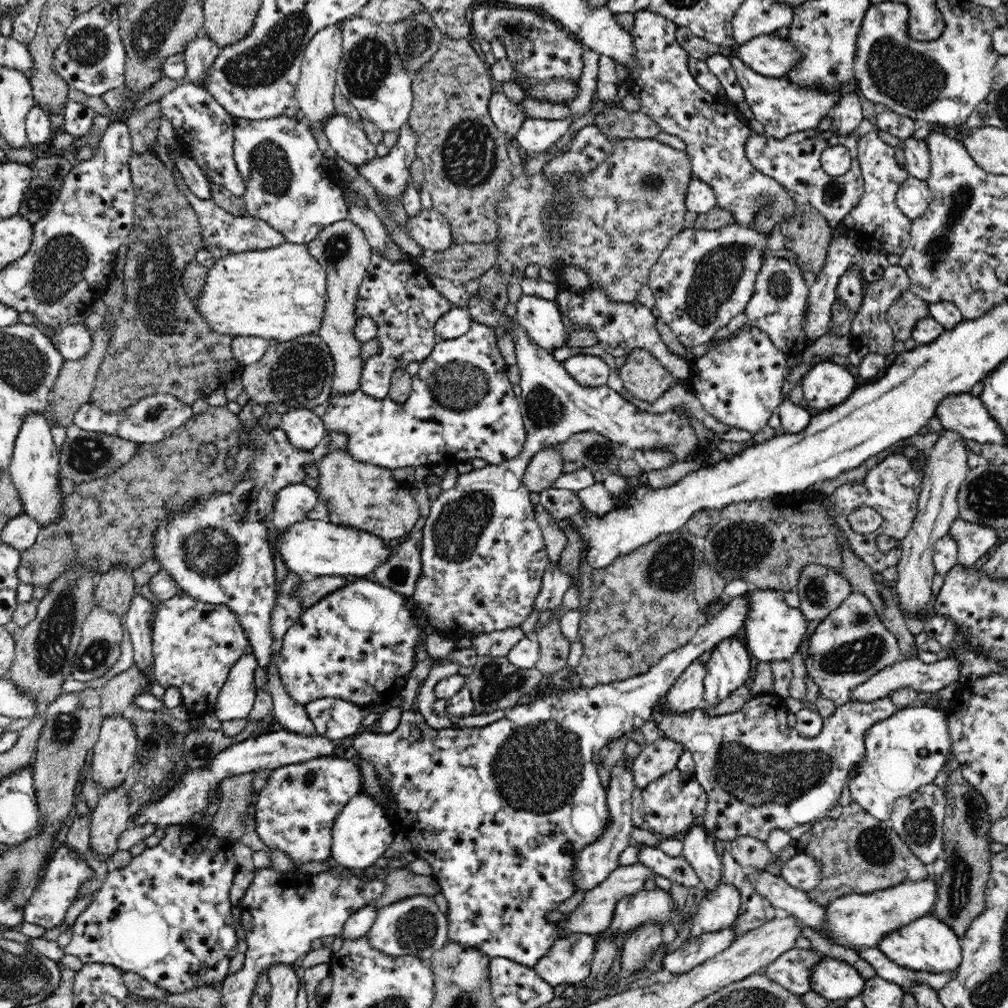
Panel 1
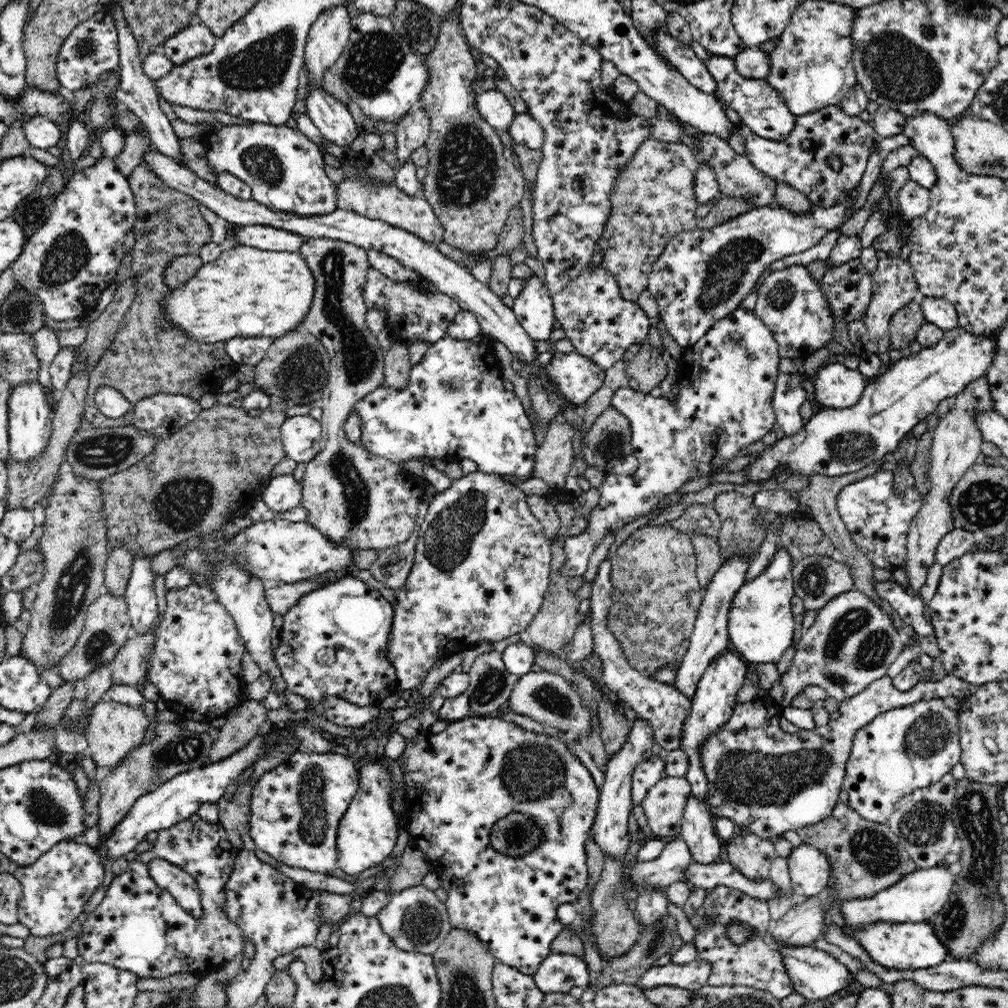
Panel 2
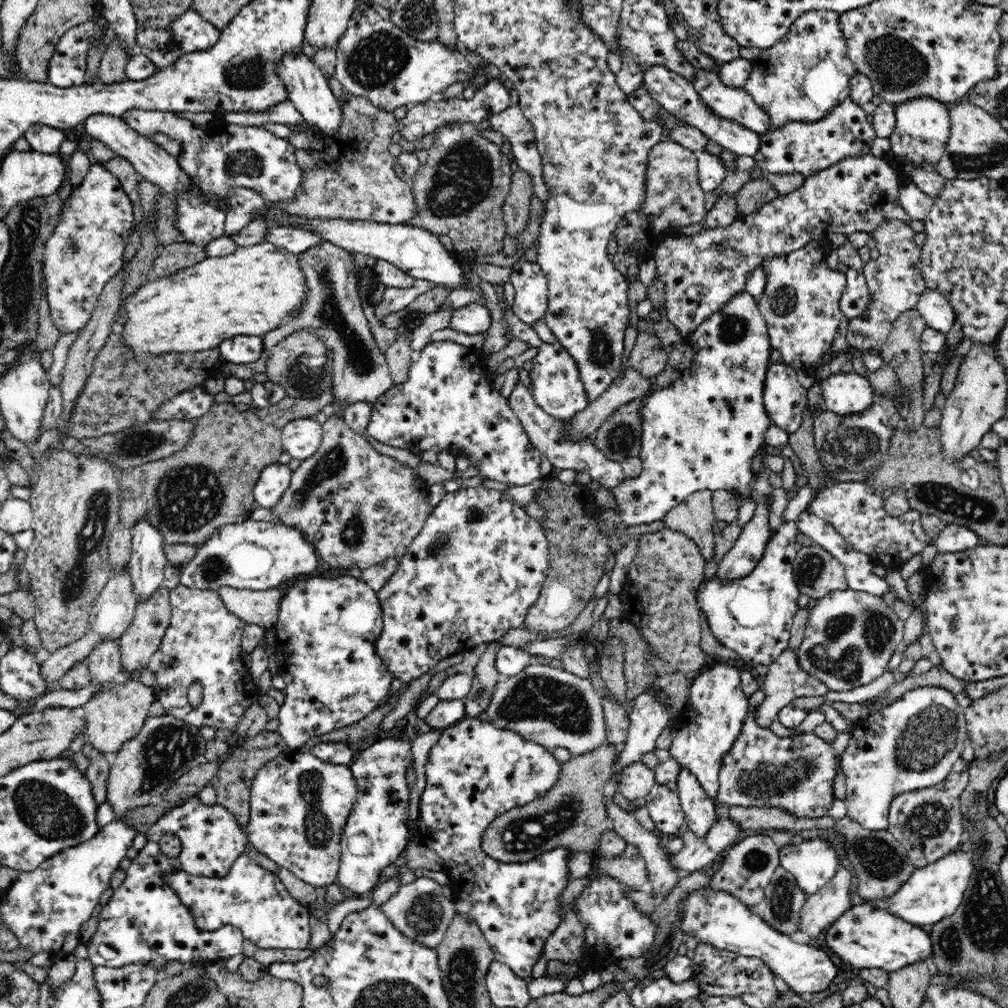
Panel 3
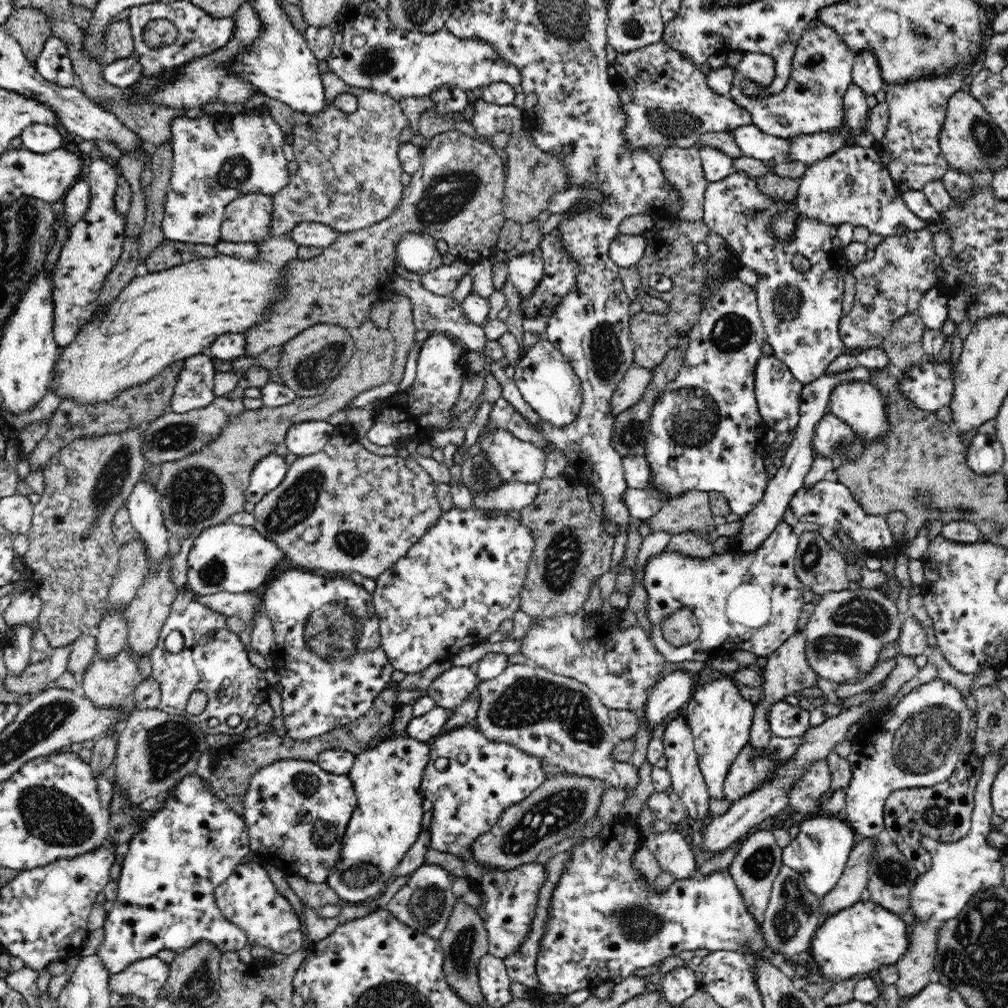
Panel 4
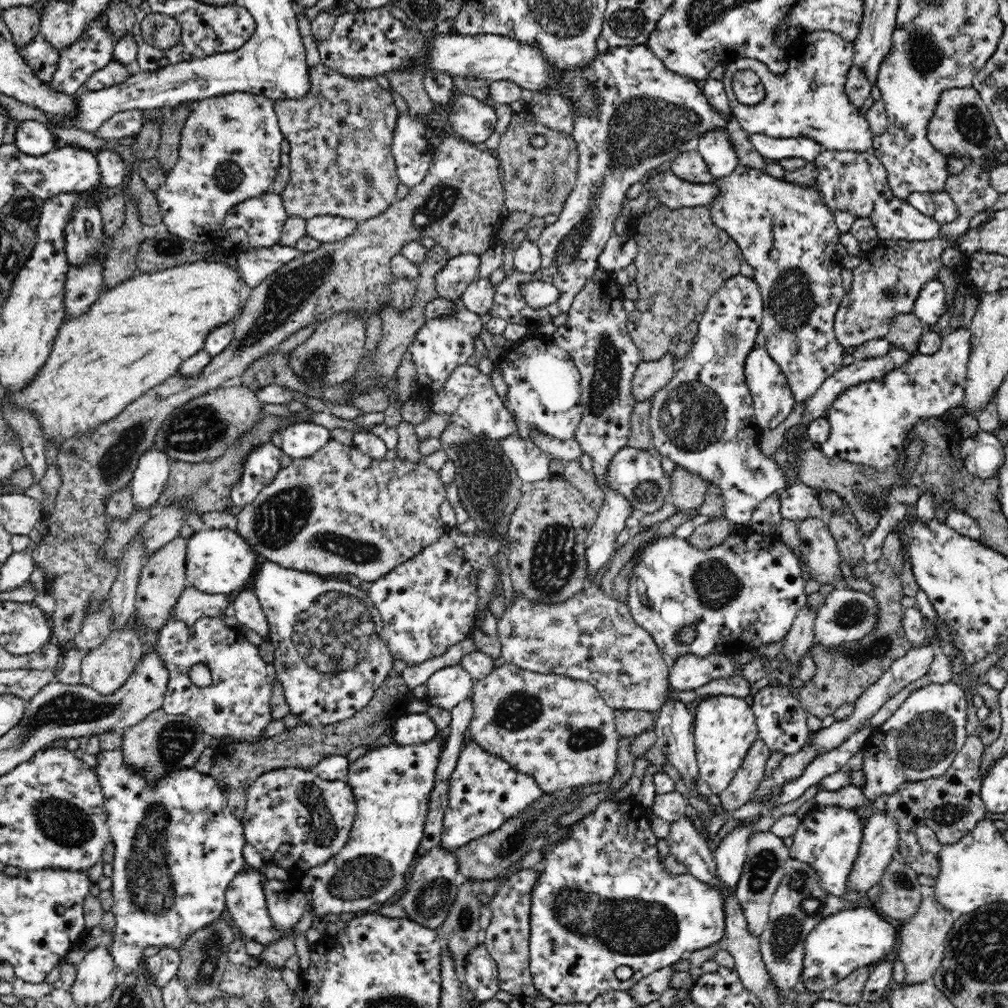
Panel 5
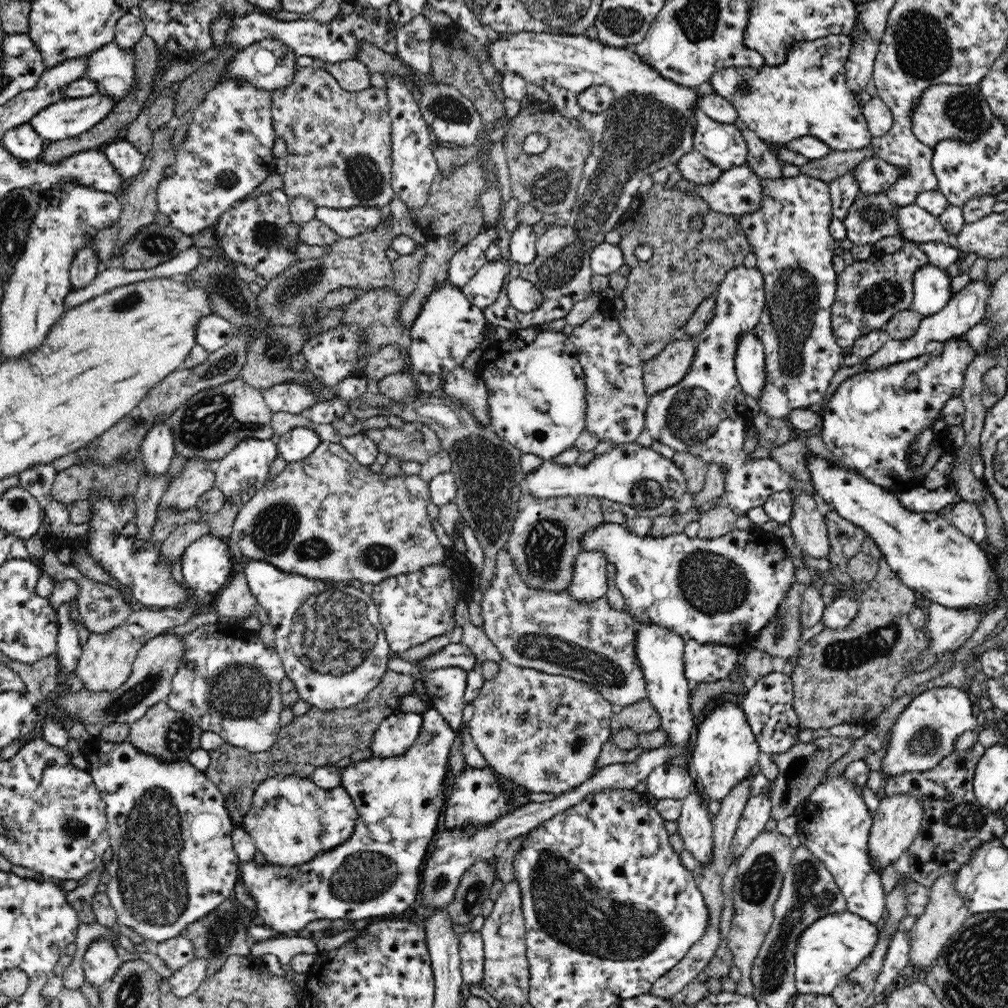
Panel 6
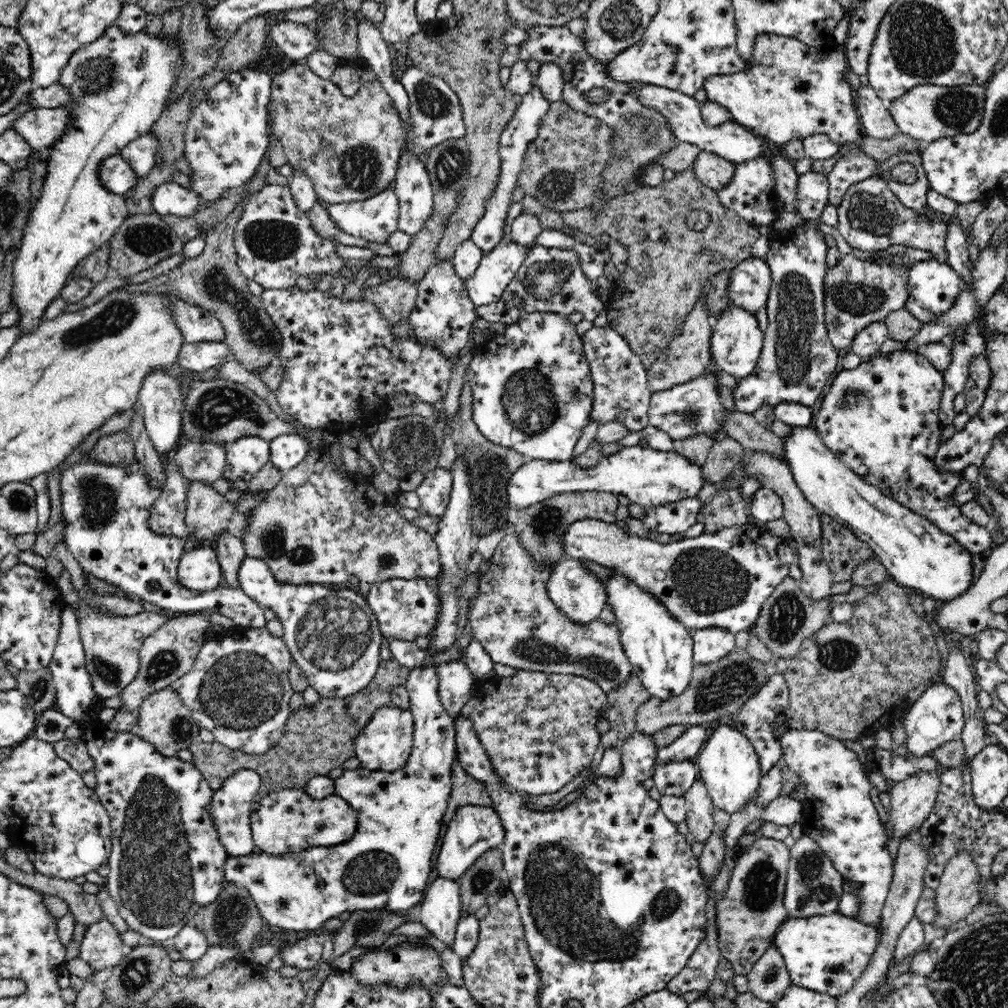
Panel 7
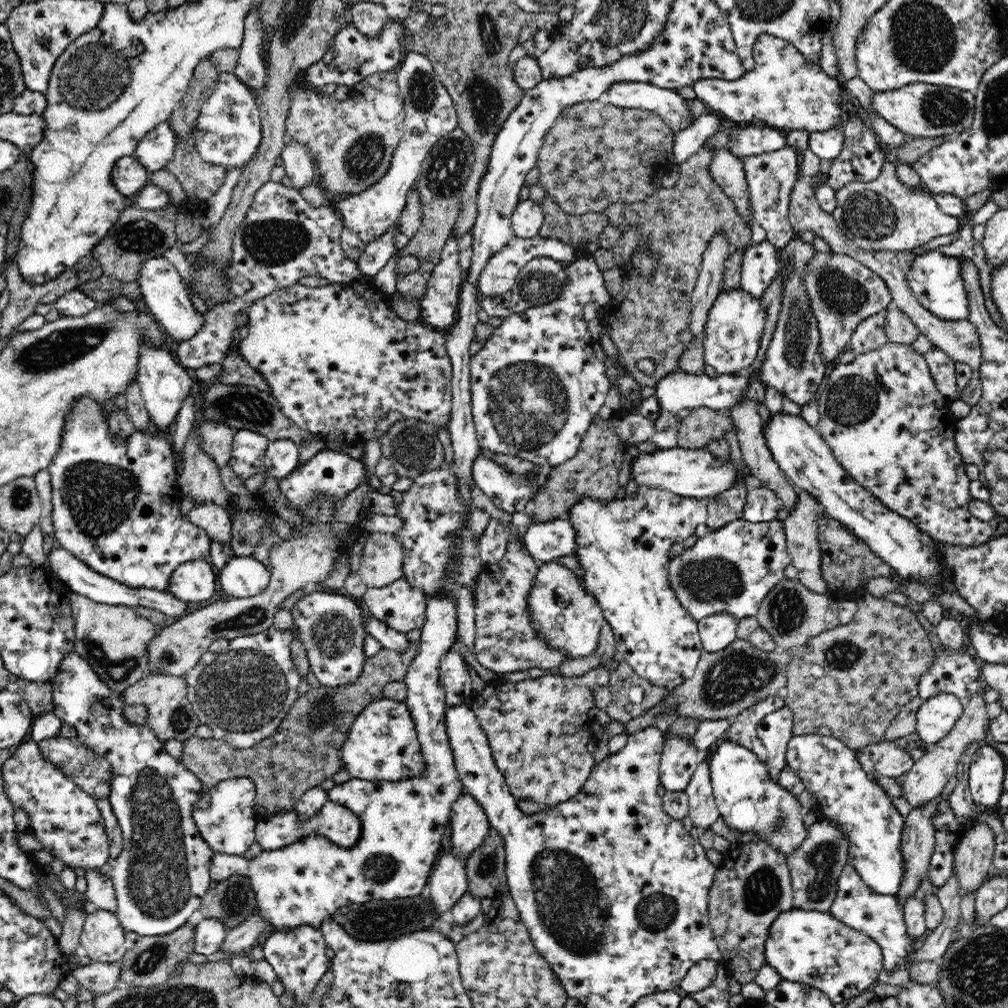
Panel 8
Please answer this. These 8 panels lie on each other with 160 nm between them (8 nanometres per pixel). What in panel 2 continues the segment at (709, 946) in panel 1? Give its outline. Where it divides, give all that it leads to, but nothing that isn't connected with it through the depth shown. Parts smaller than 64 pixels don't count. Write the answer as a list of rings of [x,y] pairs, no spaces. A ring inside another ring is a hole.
[[[696,958],[687,965],[670,962],[665,966],[649,968],[640,976],[636,987],[645,992],[658,986],[674,986],[694,993],[707,984],[709,976],[710,965]]]

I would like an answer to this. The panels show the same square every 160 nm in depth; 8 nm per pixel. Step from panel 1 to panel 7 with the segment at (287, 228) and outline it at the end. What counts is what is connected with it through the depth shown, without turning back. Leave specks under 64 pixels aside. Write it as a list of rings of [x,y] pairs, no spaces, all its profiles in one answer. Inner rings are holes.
[[[240,69],[229,73],[222,81],[219,81],[205,96],[205,98],[192,109],[192,114],[186,129],[185,154],[190,161],[191,167],[195,170],[192,186],[184,188],[180,184],[171,180],[159,184],[154,188],[150,196],[152,207],[157,214],[162,217],[166,215],[193,216],[202,204],[216,202],[220,194],[228,188],[236,190],[242,187],[244,182],[248,182],[254,174],[256,168],[264,159],[269,147],[269,103],[271,102],[272,78],[266,72]]]

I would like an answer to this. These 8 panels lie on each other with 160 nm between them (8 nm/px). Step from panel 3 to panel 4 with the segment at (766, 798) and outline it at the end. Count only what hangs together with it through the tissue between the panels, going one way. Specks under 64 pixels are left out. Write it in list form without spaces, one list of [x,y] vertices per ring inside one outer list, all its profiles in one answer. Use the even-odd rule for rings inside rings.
[[[747,744],[732,763],[726,777],[723,793],[724,799],[735,801],[756,790],[756,786],[764,784],[772,770],[776,770],[778,764],[772,763],[766,752],[756,755],[754,749]],[[827,760],[816,761],[801,781],[790,791],[788,809],[816,812],[820,796],[831,788],[831,772]]]

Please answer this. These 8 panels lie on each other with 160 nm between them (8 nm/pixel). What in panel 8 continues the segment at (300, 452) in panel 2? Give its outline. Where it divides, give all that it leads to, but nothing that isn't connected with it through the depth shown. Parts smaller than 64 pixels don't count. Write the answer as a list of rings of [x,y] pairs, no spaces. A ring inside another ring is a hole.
[[[292,440],[271,441],[265,450],[263,472],[266,476],[280,479],[296,468],[298,457],[298,446]]]

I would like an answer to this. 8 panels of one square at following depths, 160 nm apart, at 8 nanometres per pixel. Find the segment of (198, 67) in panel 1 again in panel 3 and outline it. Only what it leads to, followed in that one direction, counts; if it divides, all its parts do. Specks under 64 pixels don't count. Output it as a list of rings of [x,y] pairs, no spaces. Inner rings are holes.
[[[195,9],[184,10],[182,14],[172,18],[172,22],[164,28],[147,28],[145,24],[138,22],[136,26],[136,48],[137,52],[150,58],[157,71],[170,66],[176,62],[180,56],[191,53],[208,50],[218,42],[221,30],[216,28],[211,22],[204,20],[202,15]]]

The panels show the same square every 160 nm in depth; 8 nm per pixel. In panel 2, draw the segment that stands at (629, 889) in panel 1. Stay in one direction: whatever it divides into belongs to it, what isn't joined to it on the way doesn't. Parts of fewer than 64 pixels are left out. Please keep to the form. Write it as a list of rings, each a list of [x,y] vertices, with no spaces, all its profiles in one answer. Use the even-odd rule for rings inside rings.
[[[678,838],[666,843],[658,858],[637,863],[626,881],[632,889],[646,884],[650,888],[670,886],[684,881],[685,870],[694,861],[686,842]]]

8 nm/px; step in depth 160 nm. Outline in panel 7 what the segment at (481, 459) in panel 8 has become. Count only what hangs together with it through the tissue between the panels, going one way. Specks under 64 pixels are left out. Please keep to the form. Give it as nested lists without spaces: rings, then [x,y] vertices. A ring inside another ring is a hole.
[[[635,445],[624,447],[614,455],[600,459],[591,469],[582,469],[572,461],[550,462],[530,459],[510,476],[506,484],[506,501],[508,508],[520,510],[562,492],[601,490],[614,492],[616,495],[624,494],[631,502],[648,508],[696,497],[705,482],[707,480],[703,467],[694,460],[688,460],[688,457],[682,456],[679,452]]]

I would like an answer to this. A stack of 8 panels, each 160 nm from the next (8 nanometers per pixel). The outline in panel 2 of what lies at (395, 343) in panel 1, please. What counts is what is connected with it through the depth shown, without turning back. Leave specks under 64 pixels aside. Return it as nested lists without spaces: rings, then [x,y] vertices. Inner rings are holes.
[[[370,268],[367,274],[367,281],[364,286],[363,299],[365,300],[368,310],[376,308],[382,310],[387,308],[387,326],[392,333],[391,338],[398,342],[411,345],[416,340],[426,340],[428,344],[435,343],[437,340],[443,339],[448,336],[448,327],[453,321],[453,318],[462,310],[461,306],[450,296],[443,292],[437,291],[436,293],[426,293],[420,288],[418,280],[414,282],[402,283],[390,280],[388,277],[382,275],[376,269]]]

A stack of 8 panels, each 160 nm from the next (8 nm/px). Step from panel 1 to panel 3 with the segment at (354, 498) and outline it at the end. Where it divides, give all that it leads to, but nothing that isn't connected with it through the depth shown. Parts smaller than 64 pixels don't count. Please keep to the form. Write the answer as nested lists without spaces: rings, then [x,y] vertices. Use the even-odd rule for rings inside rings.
[[[322,241],[320,244],[313,246],[301,252],[298,257],[298,262],[302,272],[304,273],[307,282],[306,302],[299,315],[283,322],[277,329],[266,332],[261,335],[262,343],[265,350],[264,355],[267,356],[275,344],[278,344],[283,338],[289,334],[309,328],[315,331],[315,335],[319,336],[333,354],[333,395],[336,402],[345,402],[346,404],[354,404],[354,402],[369,402],[373,403],[379,396],[388,392],[395,382],[390,376],[388,365],[386,364],[385,354],[378,348],[378,343],[370,331],[370,325],[364,315],[363,303],[358,297],[358,287],[356,287],[356,271],[354,271],[354,261],[350,259],[348,251],[340,248],[328,241]],[[330,417],[322,424],[322,428],[323,439],[318,450],[306,460],[302,460],[299,466],[293,470],[290,484],[288,488],[282,492],[280,500],[278,500],[274,506],[268,507],[270,514],[272,514],[272,521],[274,521],[274,523],[282,523],[286,526],[294,527],[300,531],[300,534],[304,537],[304,541],[312,545],[317,556],[332,569],[349,569],[352,566],[357,566],[360,571],[364,571],[365,569],[372,568],[372,566],[378,566],[378,564],[382,564],[382,562],[386,562],[386,560],[400,559],[406,553],[406,549],[410,546],[411,542],[420,534],[425,520],[434,508],[434,506],[430,505],[428,499],[426,500],[428,490],[424,488],[425,481],[418,475],[416,468],[397,461],[393,457],[378,453],[368,441],[366,441],[363,435],[354,432],[345,423],[343,417]]]

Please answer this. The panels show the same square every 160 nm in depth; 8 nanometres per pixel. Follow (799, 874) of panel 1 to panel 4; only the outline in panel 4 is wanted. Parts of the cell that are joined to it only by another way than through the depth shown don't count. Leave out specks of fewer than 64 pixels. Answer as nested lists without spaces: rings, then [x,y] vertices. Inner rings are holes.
[[[820,814],[808,817],[799,824],[798,835],[783,848],[783,864],[800,872],[810,892],[823,897],[832,892],[844,872],[850,851],[854,847],[855,832],[843,815]]]

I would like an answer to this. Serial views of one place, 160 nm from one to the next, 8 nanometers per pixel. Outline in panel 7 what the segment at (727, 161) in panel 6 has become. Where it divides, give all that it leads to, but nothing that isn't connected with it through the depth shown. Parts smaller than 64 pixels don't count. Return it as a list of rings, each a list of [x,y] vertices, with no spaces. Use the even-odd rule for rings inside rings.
[[[636,84],[636,86],[633,86],[633,90],[635,90],[638,103],[641,106],[667,119],[668,129],[672,131],[673,137],[679,143],[694,144],[700,147],[702,151],[714,152],[714,154],[718,154],[724,159],[734,162],[736,165],[764,155],[766,144],[762,142],[760,135],[754,133],[752,130],[732,121],[727,121],[716,127],[707,126],[702,119],[700,104],[696,102],[693,96],[688,96],[670,88],[648,84]]]

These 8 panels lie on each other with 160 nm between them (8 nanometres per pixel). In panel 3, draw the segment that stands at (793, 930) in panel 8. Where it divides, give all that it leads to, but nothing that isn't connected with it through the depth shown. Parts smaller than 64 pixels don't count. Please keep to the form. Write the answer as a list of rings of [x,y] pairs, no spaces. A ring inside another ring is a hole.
[[[864,900],[852,905],[838,920],[825,929],[818,942],[824,950],[836,955],[848,968],[883,968],[888,973],[914,964],[918,960],[932,957],[931,937],[917,925],[878,908],[873,902]]]

